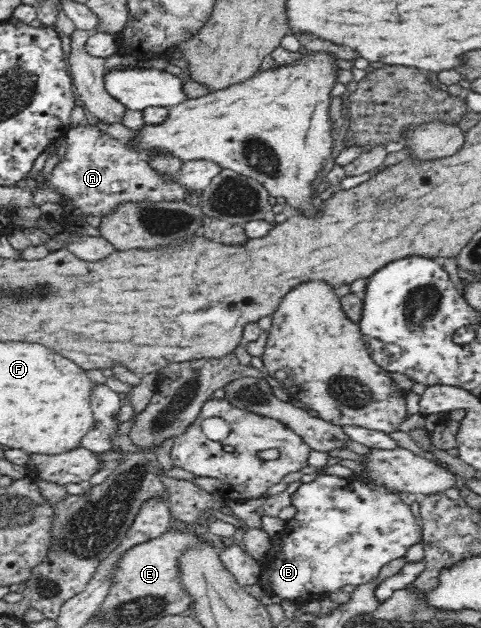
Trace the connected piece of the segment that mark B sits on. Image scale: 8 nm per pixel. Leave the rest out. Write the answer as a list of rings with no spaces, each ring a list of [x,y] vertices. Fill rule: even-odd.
[[[318,475],[313,481],[302,483],[291,495],[291,504],[296,508],[295,516],[285,522],[284,534],[270,537],[271,548],[262,558],[260,586],[283,600],[295,601],[299,606],[323,598],[323,594],[342,590],[346,584],[360,586],[377,578],[377,574],[416,544],[423,542],[423,528],[403,503],[397,493],[388,491],[384,485],[356,477]]]

